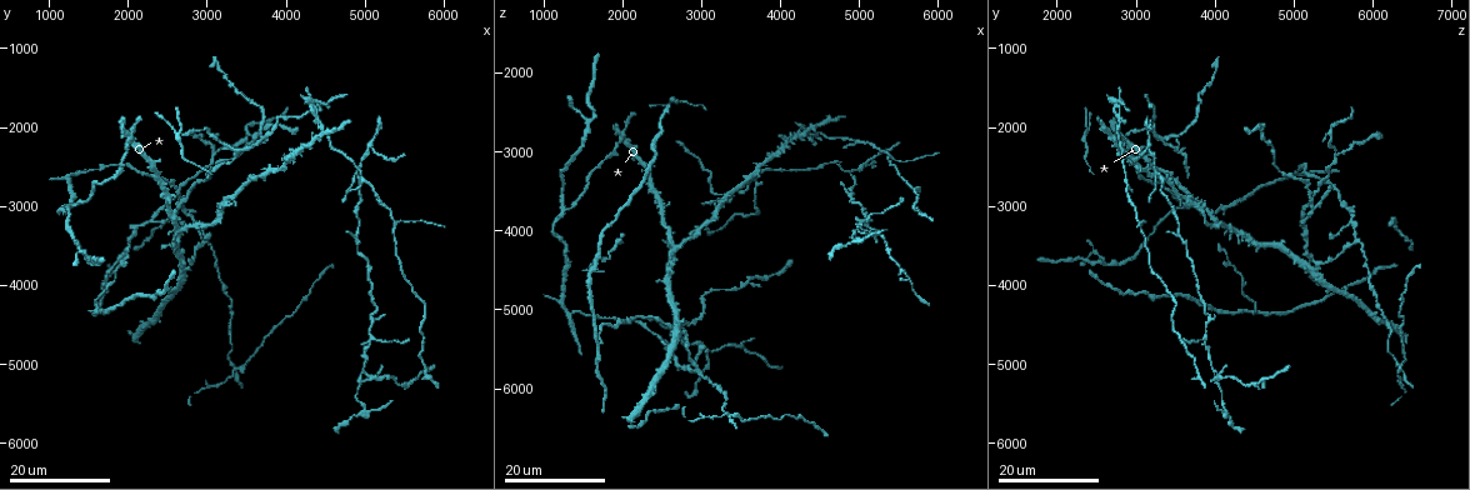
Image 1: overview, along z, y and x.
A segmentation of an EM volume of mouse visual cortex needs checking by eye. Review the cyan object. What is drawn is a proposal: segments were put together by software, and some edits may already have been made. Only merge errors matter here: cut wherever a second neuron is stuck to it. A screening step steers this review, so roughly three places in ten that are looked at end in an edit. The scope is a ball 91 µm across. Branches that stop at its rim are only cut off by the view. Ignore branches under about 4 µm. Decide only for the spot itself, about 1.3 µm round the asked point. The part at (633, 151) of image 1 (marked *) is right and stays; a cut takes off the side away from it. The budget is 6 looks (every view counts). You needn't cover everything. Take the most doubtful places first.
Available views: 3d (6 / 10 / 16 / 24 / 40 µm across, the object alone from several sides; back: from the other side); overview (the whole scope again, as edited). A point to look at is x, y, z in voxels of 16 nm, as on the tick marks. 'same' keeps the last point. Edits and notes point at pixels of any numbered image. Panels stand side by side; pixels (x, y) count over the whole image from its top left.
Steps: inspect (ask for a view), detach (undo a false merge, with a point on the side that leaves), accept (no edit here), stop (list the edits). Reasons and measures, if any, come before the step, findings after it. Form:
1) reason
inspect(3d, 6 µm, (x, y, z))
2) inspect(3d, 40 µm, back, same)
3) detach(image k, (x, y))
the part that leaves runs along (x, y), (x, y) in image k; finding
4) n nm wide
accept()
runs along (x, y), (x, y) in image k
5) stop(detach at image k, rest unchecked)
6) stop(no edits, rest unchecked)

looks like a crossing
inspect(3d, 16 µm, (3400, 5050, 6300))

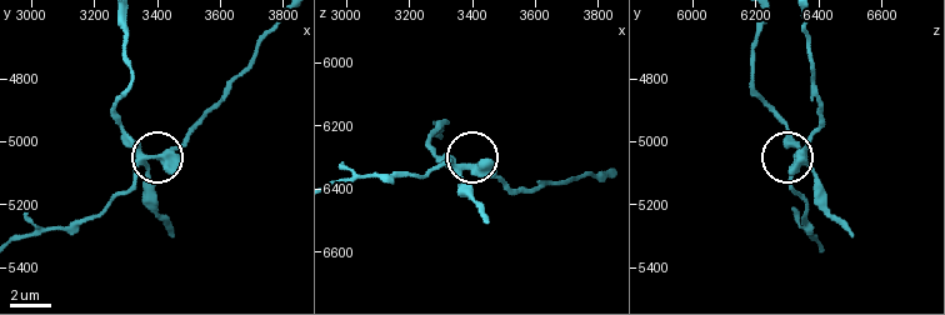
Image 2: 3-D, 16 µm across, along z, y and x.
closer look
inspect(3d, 10 µm, (3380, 5050, 6330))

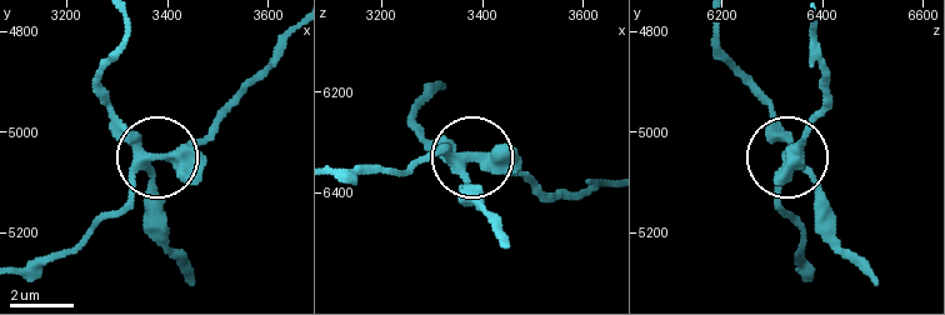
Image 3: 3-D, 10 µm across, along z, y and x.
4 arms
detach(image 3, (185, 176))
the part that leaves runs along (145, 163), (191, 146), (288, 33) in image 3; two neurons meet here

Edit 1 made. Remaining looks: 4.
inspect(overview)

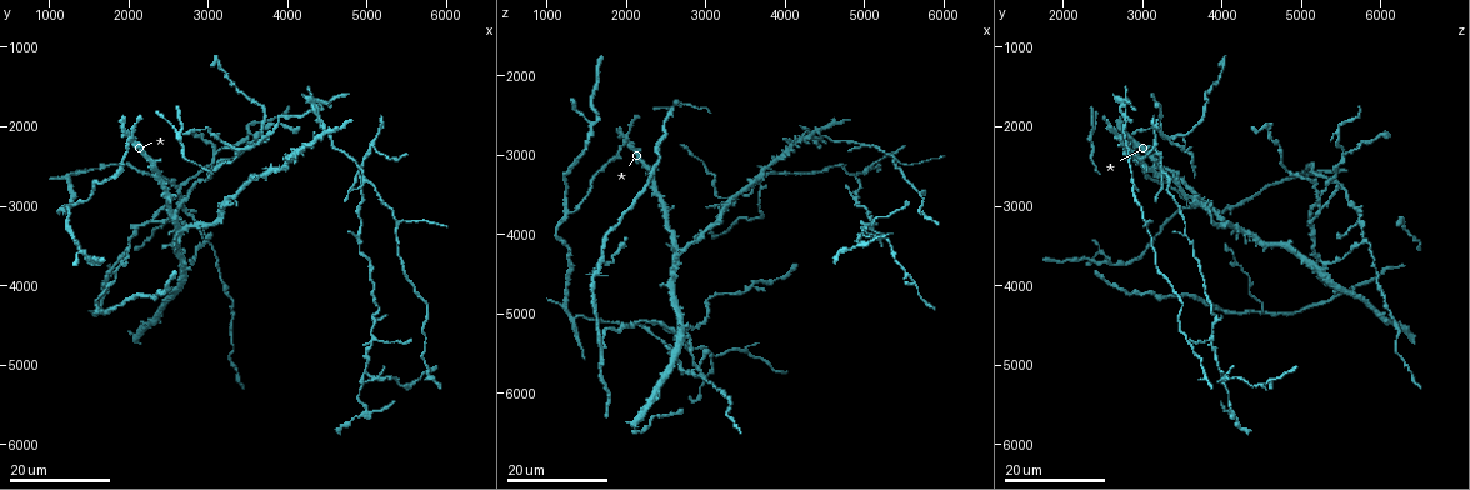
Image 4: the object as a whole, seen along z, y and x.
inspect(3d, 16 µm, (5000, 5650, 4100))

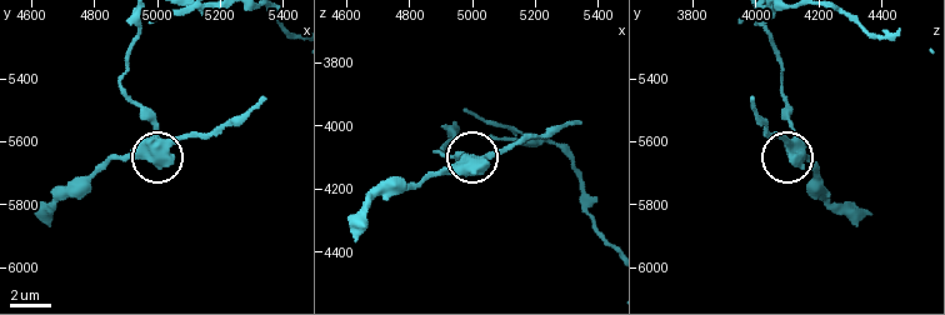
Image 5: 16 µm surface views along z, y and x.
closer look
inspect(3d, 10 µm, (5040, 5610, 4100))

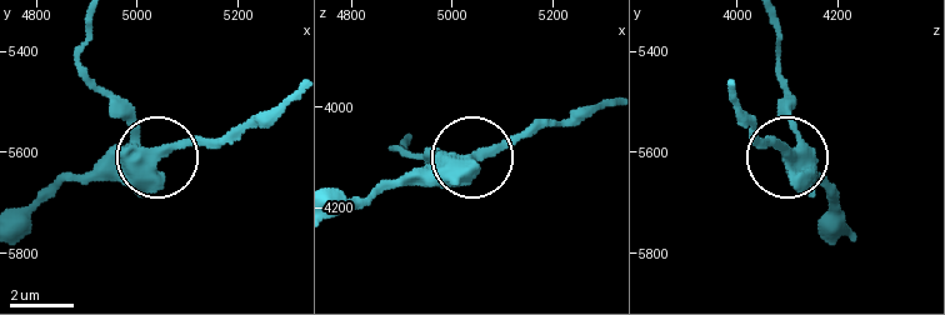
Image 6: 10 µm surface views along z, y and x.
detach(image 6, (143, 196))
the part that leaves runs along (804, 154), (825, 186), (829, 213) in image 6; a second neuron is stuck on

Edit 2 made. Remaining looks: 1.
stop(detach at image 3, detach at image 6, rest unchecked)

